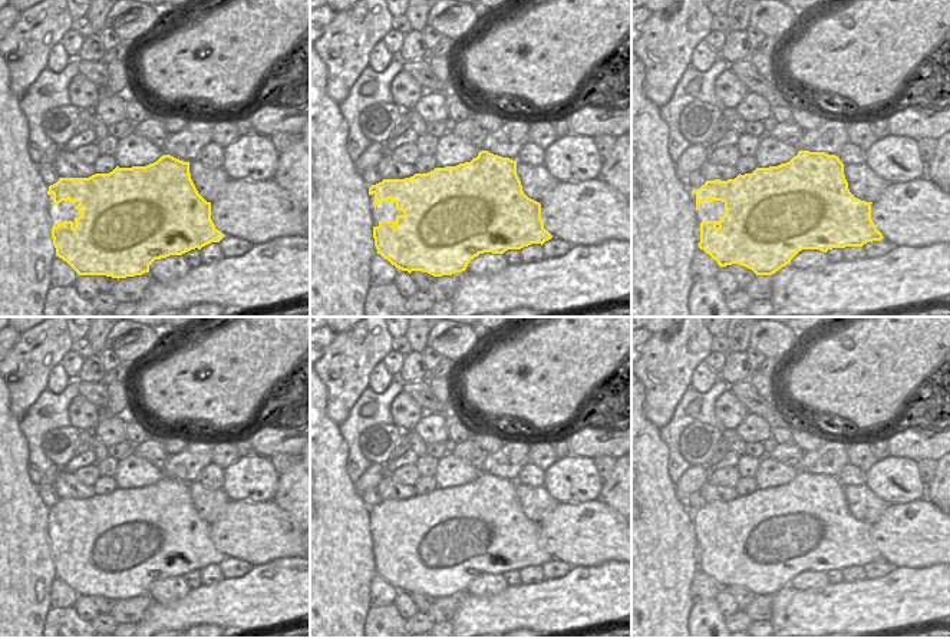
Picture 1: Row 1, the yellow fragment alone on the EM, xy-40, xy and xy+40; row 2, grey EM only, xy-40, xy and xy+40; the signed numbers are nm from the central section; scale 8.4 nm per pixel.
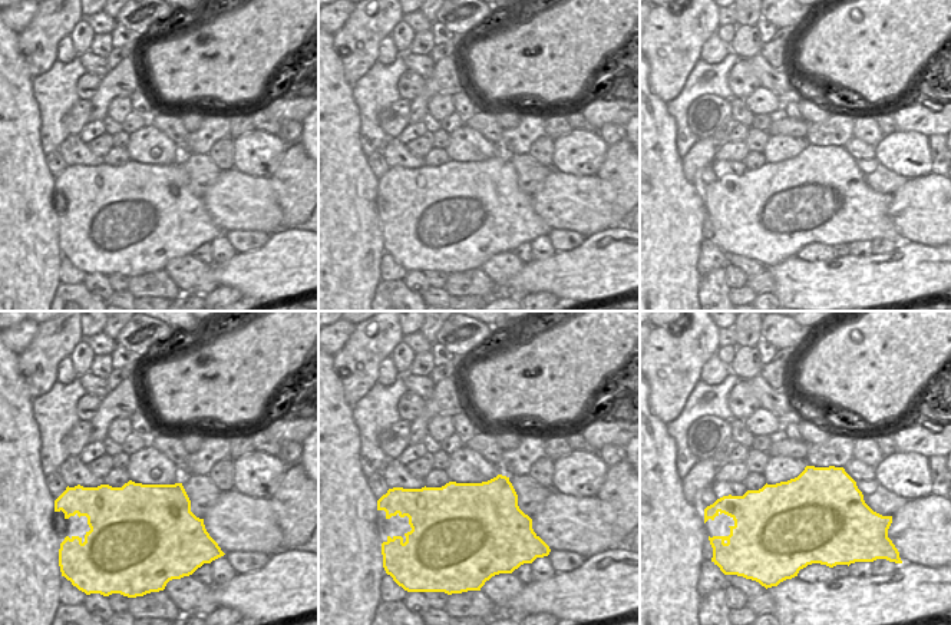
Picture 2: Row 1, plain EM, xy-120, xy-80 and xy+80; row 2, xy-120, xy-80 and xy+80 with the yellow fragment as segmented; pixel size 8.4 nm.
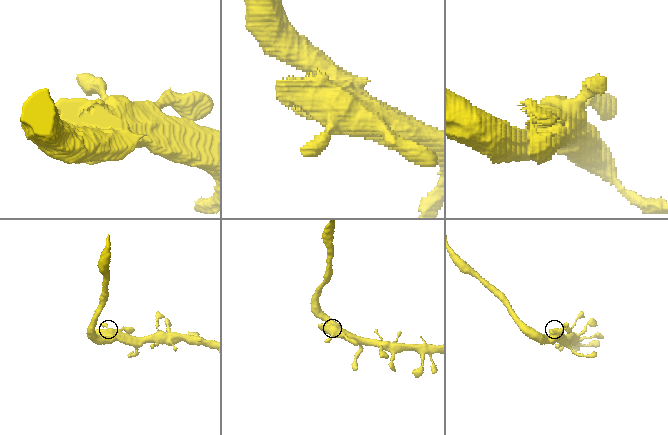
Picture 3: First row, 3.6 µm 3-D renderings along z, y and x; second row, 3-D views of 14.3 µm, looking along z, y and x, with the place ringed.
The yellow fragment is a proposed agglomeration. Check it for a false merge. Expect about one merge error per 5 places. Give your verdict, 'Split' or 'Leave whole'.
Split.

